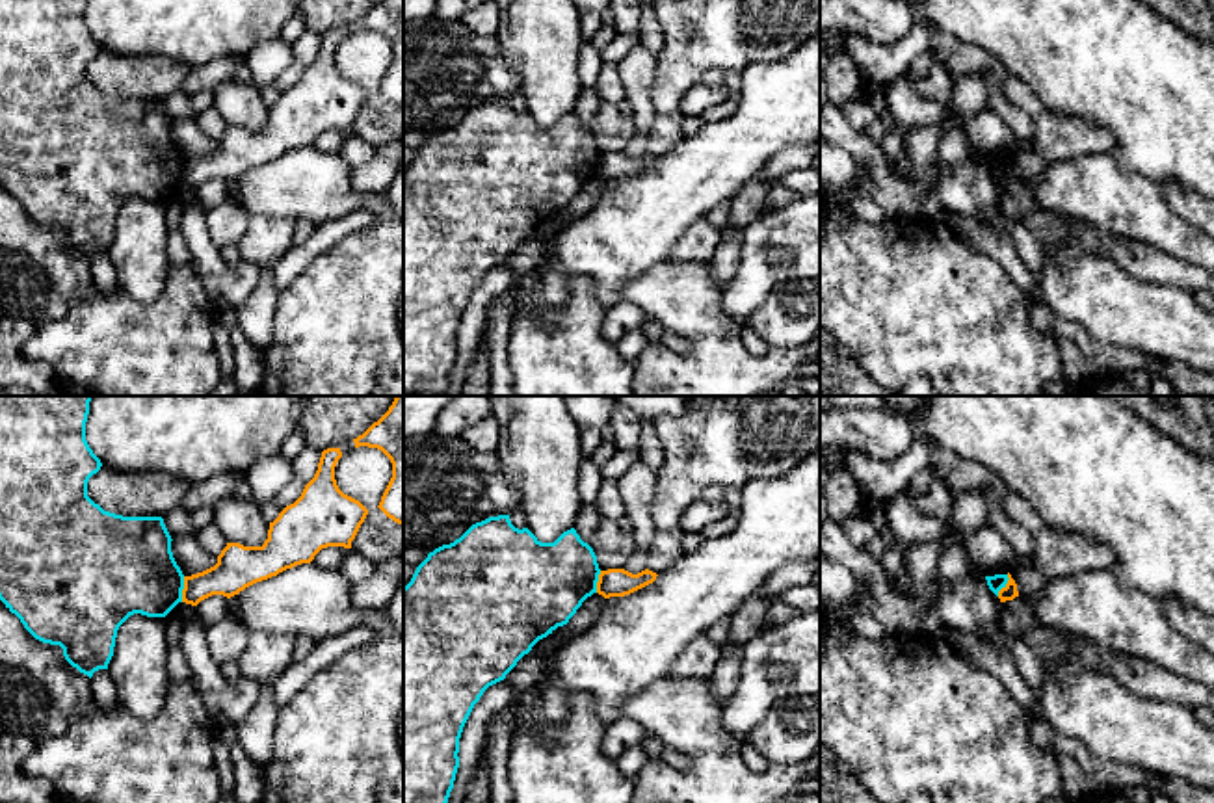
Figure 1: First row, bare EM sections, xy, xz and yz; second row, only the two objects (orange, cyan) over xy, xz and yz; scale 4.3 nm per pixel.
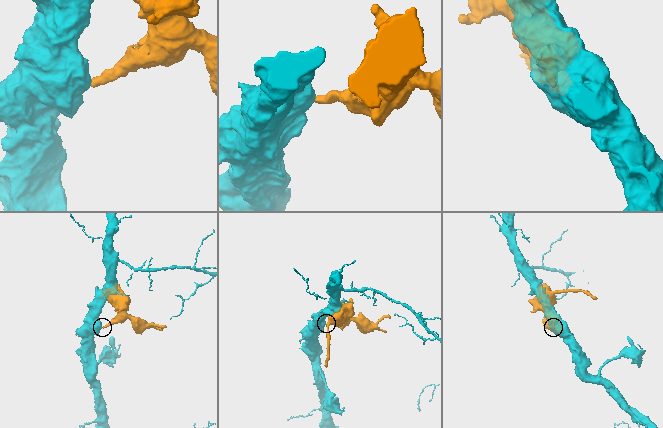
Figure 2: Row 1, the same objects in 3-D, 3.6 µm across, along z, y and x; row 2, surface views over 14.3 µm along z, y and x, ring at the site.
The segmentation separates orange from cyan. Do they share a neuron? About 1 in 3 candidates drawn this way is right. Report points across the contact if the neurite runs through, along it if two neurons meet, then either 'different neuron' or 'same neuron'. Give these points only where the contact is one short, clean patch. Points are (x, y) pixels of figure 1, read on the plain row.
border along xy (184, 160), (181, 184); different neuron

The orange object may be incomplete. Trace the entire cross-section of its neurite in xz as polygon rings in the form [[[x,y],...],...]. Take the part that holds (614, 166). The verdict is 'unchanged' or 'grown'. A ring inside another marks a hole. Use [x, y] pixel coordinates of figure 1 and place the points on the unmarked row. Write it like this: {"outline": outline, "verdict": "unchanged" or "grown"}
{"outline": [[[608,152],[600,154],[597,165],[597,177],[604,182],[630,178],[656,164],[656,156],[645,152],[638,158],[632,158],[625,152]]], "verdict": "unchanged"}

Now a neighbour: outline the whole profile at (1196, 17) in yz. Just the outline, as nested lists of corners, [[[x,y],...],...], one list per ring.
[[[1140,0],[1162,19],[1214,45],[1214,13],[1208,0]]]

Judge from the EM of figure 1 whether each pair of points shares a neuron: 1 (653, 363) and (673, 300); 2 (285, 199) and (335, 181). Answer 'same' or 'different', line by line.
1: same
2: same

